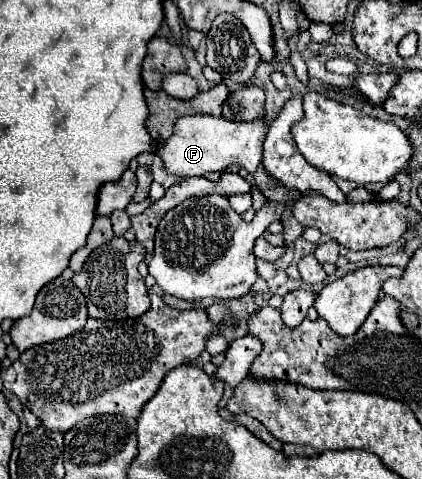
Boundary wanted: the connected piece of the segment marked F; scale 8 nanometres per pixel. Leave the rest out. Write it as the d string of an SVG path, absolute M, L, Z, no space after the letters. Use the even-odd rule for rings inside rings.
M208 114L182 116L174 134L156 148L168 174L174 176L204 176L206 172L224 172L230 164L242 166L248 174L254 174L262 162L262 142L266 138L264 118L254 122L230 122Z

